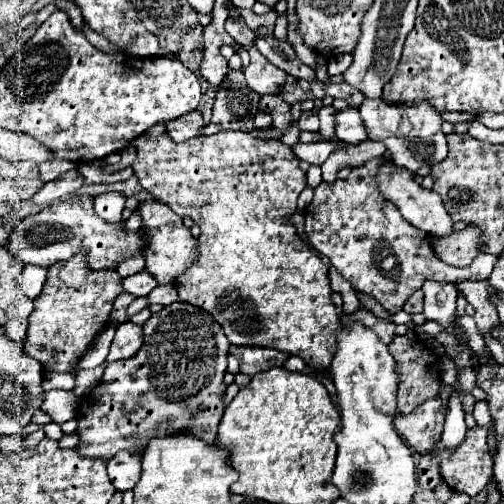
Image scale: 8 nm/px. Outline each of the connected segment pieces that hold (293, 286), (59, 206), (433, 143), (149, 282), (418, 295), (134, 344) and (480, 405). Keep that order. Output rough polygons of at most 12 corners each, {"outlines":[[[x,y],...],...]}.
{"outlines":[[[138,138],[134,176],[200,226],[174,282],[236,346],[328,370],[328,268],[286,216],[278,138]],[[92,196],[26,216],[6,248],[42,268],[86,250],[94,270],[140,254],[142,236],[96,216]],[[364,100],[368,140],[412,174],[446,158],[442,114]],[[146,270],[122,278],[122,288],[146,296],[158,282]],[[422,290],[406,300],[404,312],[422,312]],[[142,326],[116,328],[108,362],[134,356],[144,342]],[[476,402],[474,418],[478,426],[494,430],[486,402]]]}

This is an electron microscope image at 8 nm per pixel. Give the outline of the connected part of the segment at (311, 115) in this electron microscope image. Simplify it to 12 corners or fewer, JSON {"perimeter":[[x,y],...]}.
{"perimeter":[[316,112],[300,116],[300,130],[318,130]]}

